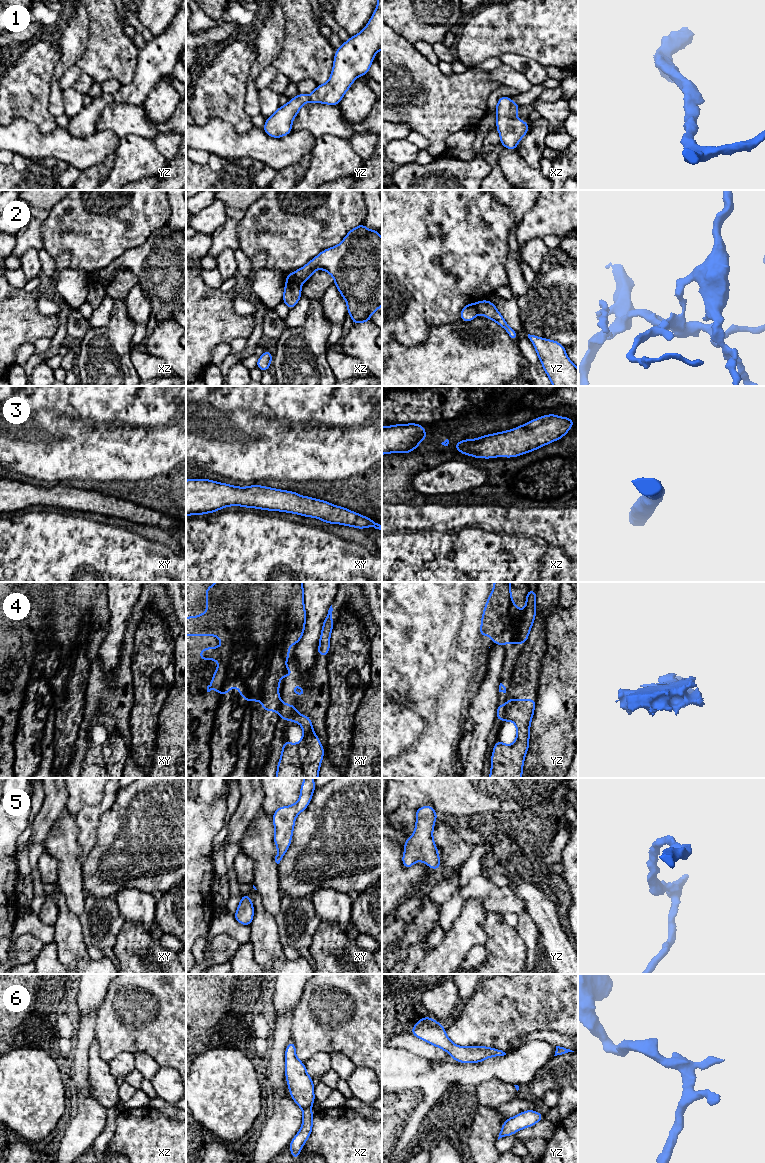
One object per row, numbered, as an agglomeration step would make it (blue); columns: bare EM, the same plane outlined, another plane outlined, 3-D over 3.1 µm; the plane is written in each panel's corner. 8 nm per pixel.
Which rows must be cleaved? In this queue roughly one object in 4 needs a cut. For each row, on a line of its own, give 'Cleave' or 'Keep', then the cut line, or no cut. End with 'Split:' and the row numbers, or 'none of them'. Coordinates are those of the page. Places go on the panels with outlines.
1: Keep. No split
2: Cleave. Split along xz (286, 283), (298, 283), (300, 285)
3: Keep. No split
4: Cleave. Split along yz (505, 706), (502, 719)
5: Keep. No split
6: Keep. No split
Split: 2, 4

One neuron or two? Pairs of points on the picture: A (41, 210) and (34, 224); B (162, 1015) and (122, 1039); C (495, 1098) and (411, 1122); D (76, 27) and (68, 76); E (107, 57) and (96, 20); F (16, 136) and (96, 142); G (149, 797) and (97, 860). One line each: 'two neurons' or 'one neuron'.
A: two neurons
B: one neuron
C: two neurons
D: two neurons
E: one neuron
F: one neuron
G: one neuron

